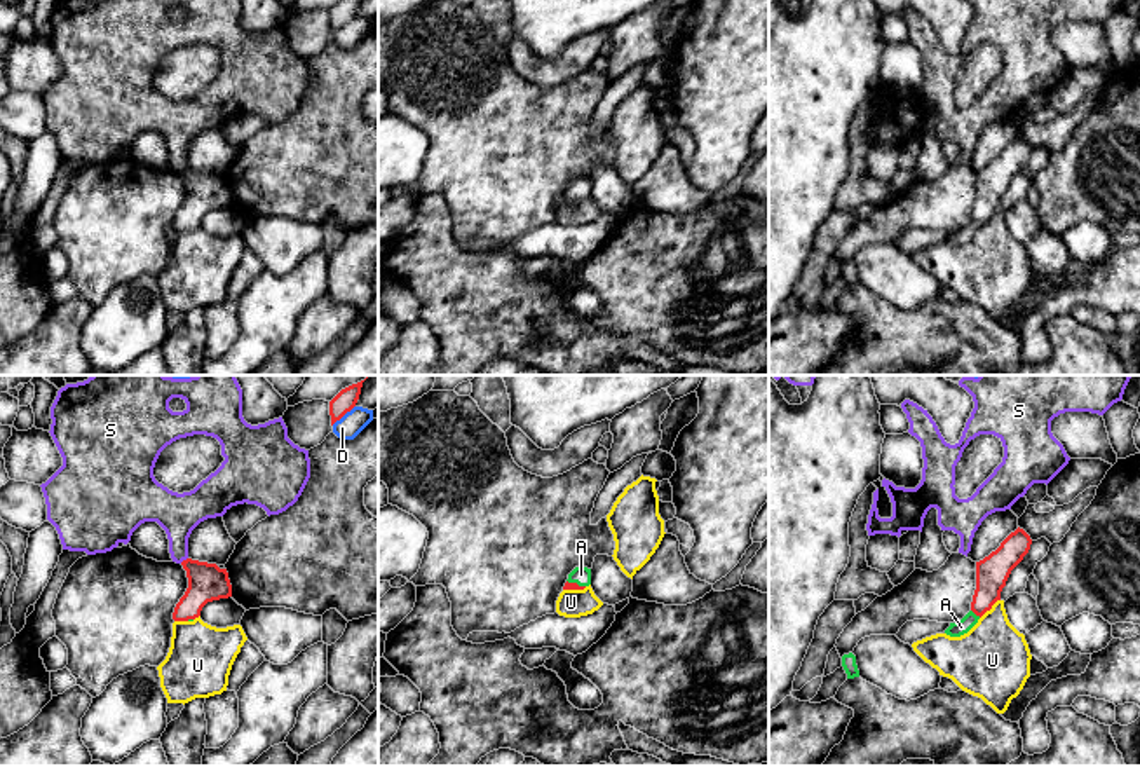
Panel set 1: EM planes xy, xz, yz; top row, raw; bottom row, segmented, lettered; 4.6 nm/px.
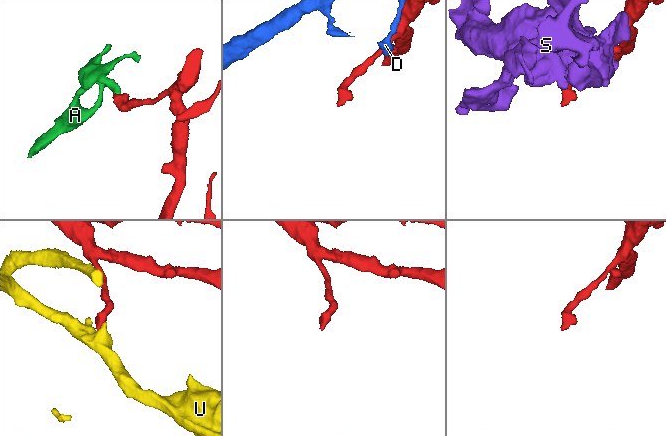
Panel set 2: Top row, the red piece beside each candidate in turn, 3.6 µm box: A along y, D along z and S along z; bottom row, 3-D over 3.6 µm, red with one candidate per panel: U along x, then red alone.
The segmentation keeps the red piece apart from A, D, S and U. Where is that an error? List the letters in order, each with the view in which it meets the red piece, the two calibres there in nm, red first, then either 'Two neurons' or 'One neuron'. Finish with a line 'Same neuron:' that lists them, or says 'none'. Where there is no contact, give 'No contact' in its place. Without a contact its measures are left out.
A: Touches red in yz. Thickness 150 nm (red) against 70 nm. One neuron
D: Touches red in xy. Thickness 100 nm (red) against 110 nm. Two neurons
S: Touches red in xy. Thickness 180 nm (red) against 190 nm. Two neurons
U: Touches red in yz. Thickness 150 nm (red) against 360 nm. Two neurons
Same neuron: A

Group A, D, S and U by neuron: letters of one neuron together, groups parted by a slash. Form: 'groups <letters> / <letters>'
groups A / D / S / U

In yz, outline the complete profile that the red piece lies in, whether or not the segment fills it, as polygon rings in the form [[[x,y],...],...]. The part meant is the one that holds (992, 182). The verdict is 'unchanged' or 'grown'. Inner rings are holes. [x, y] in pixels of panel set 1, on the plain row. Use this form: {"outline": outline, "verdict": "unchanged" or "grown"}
{"outline": [[[1023,138],[1011,141],[1001,155],[983,169],[976,171],[976,199],[971,220],[959,230],[950,232],[945,239],[950,246],[967,243],[978,229],[1001,209],[1001,201],[1011,180],[1023,169],[1032,154],[1030,145]]], "verdict": "grown"}

